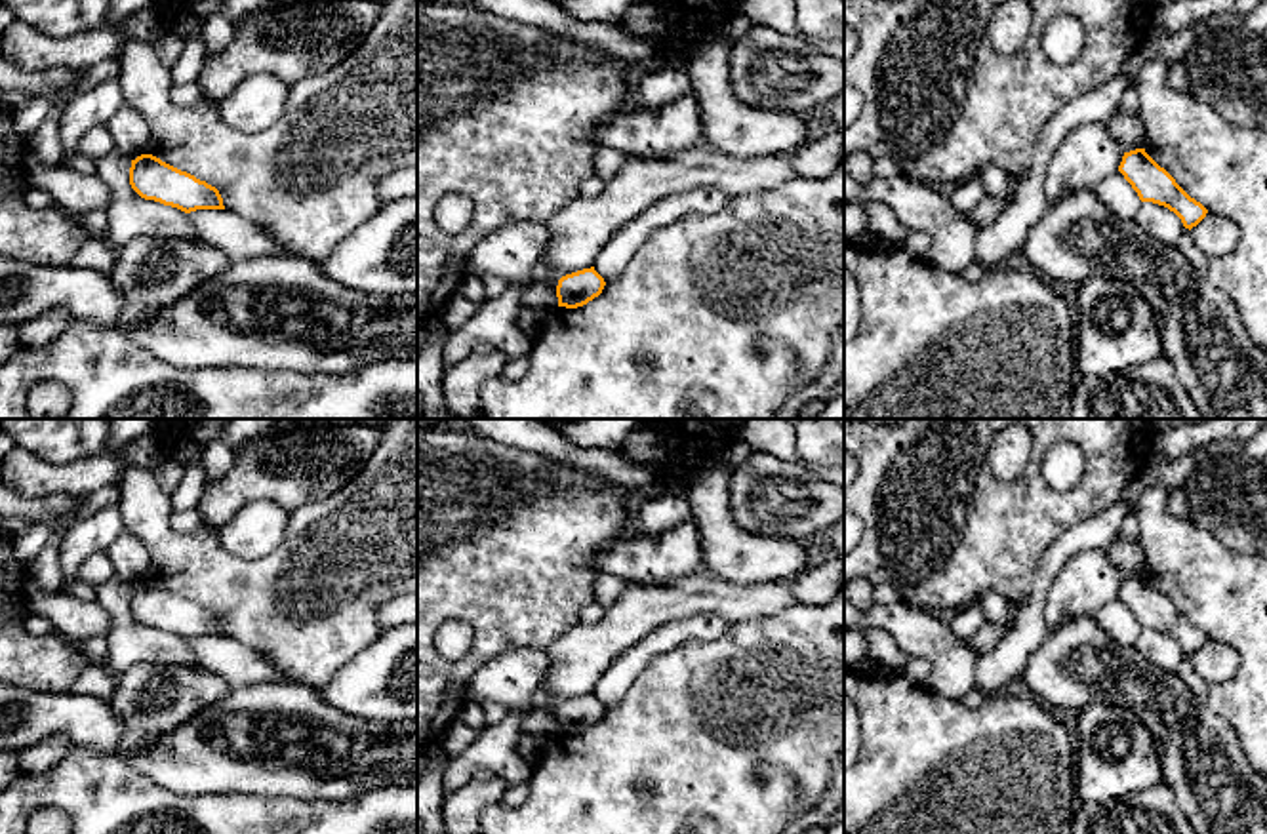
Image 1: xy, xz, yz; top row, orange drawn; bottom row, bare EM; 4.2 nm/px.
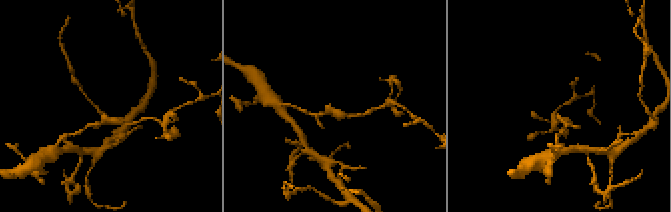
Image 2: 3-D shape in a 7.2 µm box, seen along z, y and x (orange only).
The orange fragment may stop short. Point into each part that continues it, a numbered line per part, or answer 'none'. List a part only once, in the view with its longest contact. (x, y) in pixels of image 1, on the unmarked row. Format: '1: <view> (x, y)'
none

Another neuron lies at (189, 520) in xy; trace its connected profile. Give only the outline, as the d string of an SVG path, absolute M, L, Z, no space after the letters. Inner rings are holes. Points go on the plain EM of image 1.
M189 508L189 510L181 510L181 512L170 510L168 522L170 522L171 529L177 533L191 533L191 531L206 527L204 518L198 512L198 508Z

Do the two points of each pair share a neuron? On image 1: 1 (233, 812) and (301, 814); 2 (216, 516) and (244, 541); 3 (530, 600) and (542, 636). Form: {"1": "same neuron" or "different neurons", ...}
{"1": "same neuron", "2": "different neurons", "3": "same neuron"}

